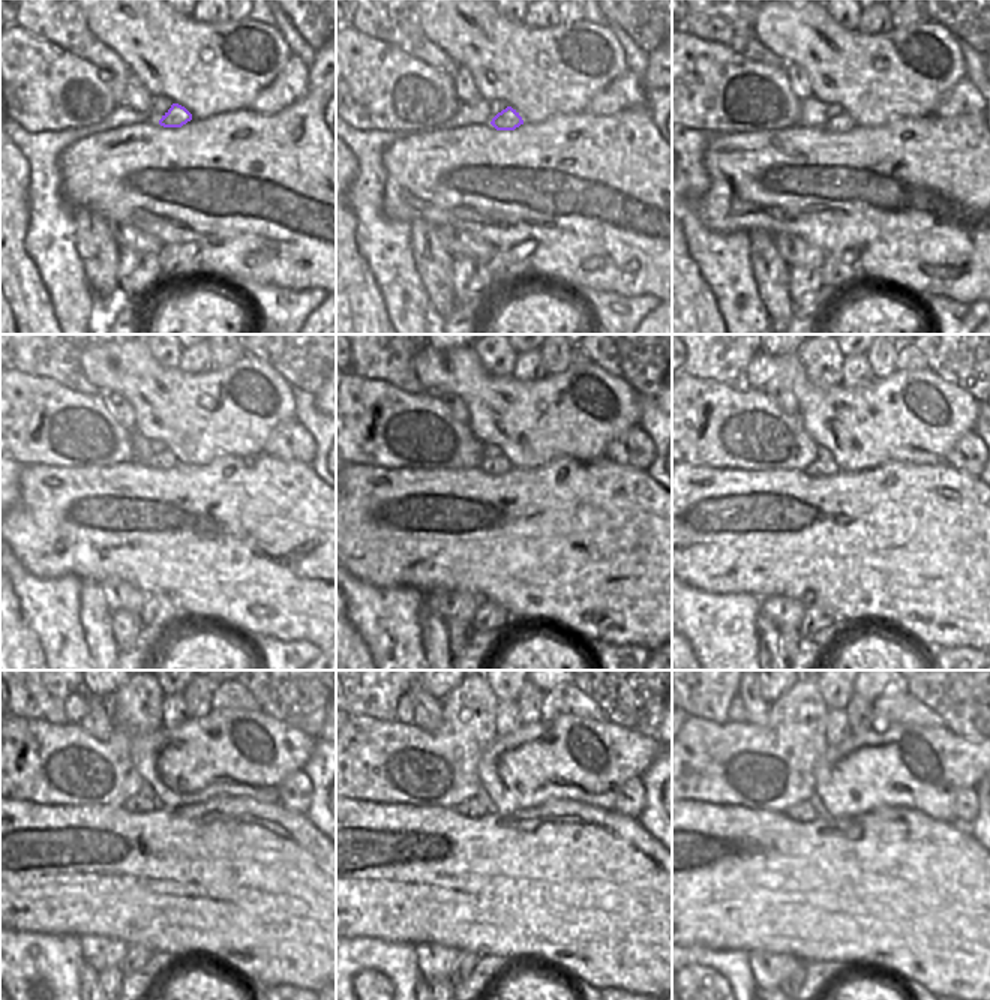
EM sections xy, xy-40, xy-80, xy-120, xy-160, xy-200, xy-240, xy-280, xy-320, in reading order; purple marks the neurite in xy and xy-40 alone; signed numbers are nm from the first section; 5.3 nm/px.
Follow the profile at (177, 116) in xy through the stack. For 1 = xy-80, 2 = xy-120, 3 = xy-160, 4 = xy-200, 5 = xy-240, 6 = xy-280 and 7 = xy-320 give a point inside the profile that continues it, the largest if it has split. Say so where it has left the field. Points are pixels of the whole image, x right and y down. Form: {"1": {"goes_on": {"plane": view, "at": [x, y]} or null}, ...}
{"1": {"goes_on": {"plane": "xy-80", "at": [840, 123]}}, "2": {"goes_on": {"plane": "xy-120", "at": [165, 461]}}, "3": {"goes_on": {"plane": "xy-160", "at": [498, 465]}}, "4": {"goes_on": {"plane": "xy-200", "at": [830, 467]}}, "5": {"goes_on": {"plane": "xy-240", "at": [135, 805]}}, "6": {"goes_on": {"plane": "xy-280", "at": [473, 808]}}, "7": {"goes_on": {"plane": "xy-320", "at": [801, 813]}}}

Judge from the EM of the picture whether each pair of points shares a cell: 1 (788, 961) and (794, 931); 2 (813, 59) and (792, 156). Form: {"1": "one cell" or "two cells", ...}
{"1": "two cells", "2": "two cells"}

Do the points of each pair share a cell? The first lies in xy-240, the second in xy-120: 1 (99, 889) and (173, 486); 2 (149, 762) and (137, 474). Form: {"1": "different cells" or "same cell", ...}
{"1": "same cell", "2": "different cells"}

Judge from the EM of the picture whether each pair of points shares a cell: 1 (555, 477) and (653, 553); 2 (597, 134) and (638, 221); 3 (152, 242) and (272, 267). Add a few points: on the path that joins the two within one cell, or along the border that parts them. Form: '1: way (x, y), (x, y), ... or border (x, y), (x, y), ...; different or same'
1: way (578, 501), (629, 552); same
2: way (597, 155), (597, 180), (617, 200); same
3: border (134, 227), (153, 234), (164, 245); different

